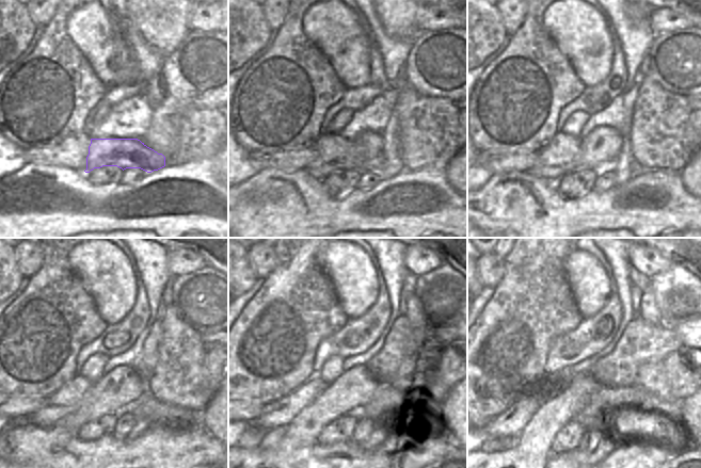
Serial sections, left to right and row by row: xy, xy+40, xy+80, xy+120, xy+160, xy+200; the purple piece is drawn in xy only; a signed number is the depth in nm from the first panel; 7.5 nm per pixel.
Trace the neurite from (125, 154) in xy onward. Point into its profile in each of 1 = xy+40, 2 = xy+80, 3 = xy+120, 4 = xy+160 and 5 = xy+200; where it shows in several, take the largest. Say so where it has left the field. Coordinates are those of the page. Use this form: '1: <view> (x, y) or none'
1: xy+40 (332, 152)
2: xy+80 (555, 160)
3: xy+120 (66, 400)
4: xy+160 (280, 414)
5: xy+200 (508, 424)

